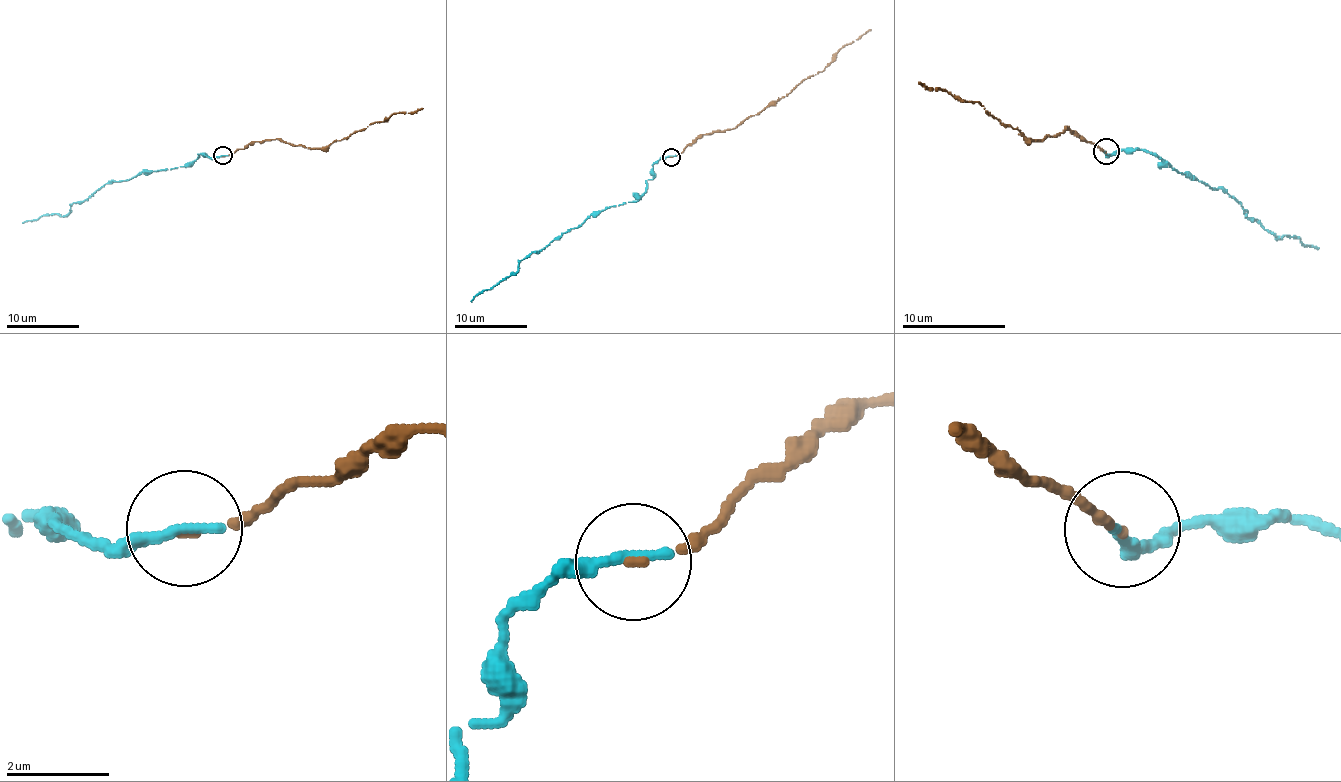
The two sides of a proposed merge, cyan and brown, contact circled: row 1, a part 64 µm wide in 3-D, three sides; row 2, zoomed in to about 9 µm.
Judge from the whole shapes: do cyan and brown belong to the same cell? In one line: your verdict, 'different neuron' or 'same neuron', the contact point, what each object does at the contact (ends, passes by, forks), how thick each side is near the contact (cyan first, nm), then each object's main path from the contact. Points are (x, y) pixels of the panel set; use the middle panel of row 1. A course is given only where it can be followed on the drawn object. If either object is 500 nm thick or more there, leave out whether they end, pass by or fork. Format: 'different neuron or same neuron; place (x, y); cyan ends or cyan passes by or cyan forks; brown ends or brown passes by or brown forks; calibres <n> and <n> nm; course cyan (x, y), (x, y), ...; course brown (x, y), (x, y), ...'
same neuron; place (671, 157); cyan ends; brown ends; calibres 240 and 150 nm; course cyan (670, 156), (652, 165), (647, 189), (634, 201), (592, 212), (471, 301); course brown (670, 156), (697, 138), (737, 128), (753, 115), (773, 106), (808, 77), (824, 68), (842, 47), (871, 29)

